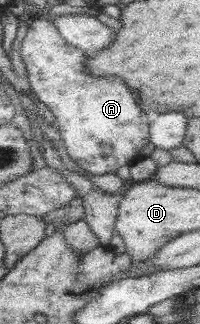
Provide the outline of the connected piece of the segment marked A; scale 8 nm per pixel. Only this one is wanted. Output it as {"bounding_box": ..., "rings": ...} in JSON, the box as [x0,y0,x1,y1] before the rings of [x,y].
{"bounding_box":[21,17,152,174],"rings":[[[48,17],[33,19],[21,55],[34,93],[57,116],[68,154],[80,168],[91,174],[116,173],[140,158],[142,148],[152,143],[151,118],[127,82],[92,74],[86,65],[91,54],[65,40]]]}

